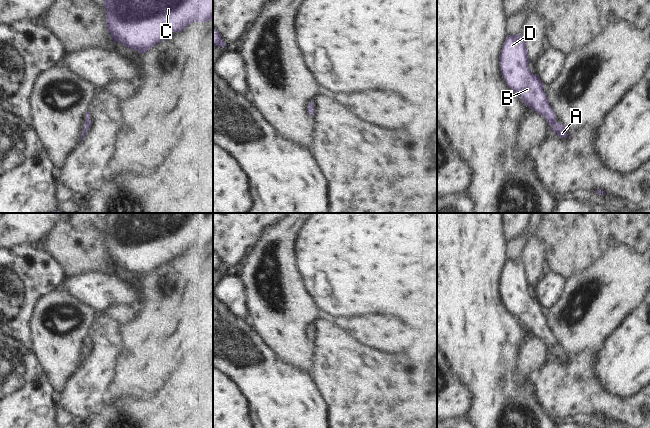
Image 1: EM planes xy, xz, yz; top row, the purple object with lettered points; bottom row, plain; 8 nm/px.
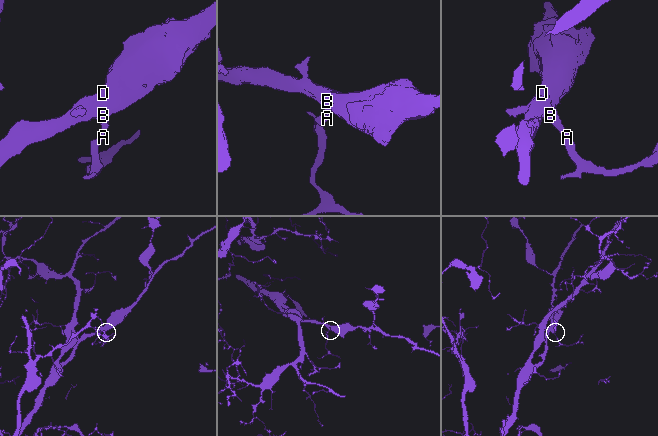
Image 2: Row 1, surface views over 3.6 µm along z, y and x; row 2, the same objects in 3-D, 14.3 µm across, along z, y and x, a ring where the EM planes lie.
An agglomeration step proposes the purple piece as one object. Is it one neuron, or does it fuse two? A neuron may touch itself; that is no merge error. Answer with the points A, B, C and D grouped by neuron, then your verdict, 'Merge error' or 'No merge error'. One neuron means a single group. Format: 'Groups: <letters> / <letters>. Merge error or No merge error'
Groups: A B C D. No merge error.

